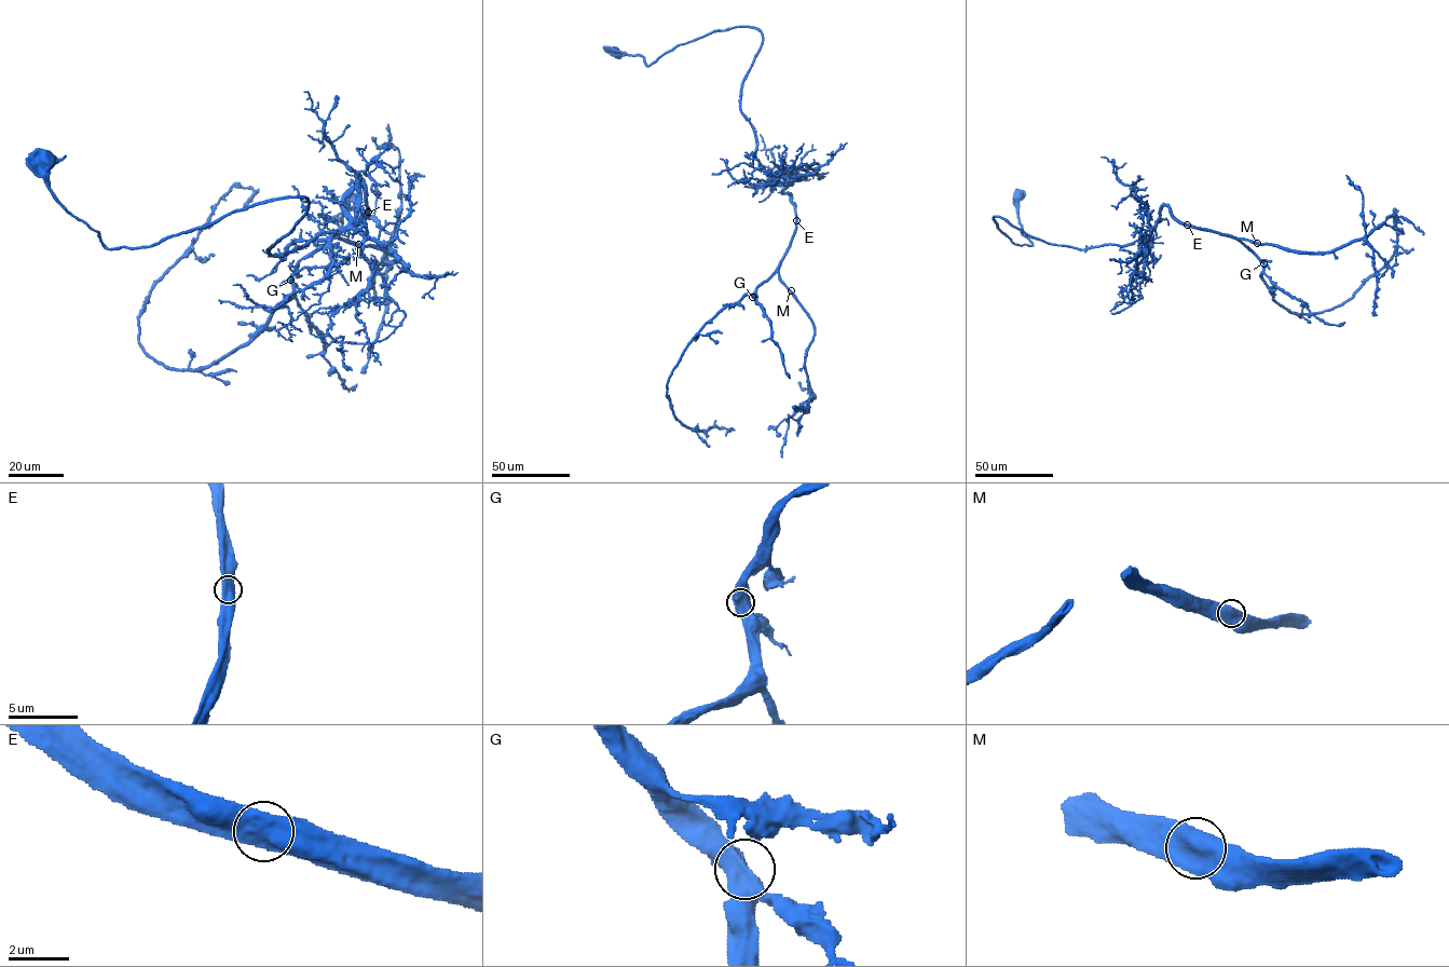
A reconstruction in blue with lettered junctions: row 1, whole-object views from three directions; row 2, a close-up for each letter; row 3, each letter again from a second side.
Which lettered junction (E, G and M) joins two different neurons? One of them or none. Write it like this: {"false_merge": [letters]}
{"false_merge": []}

